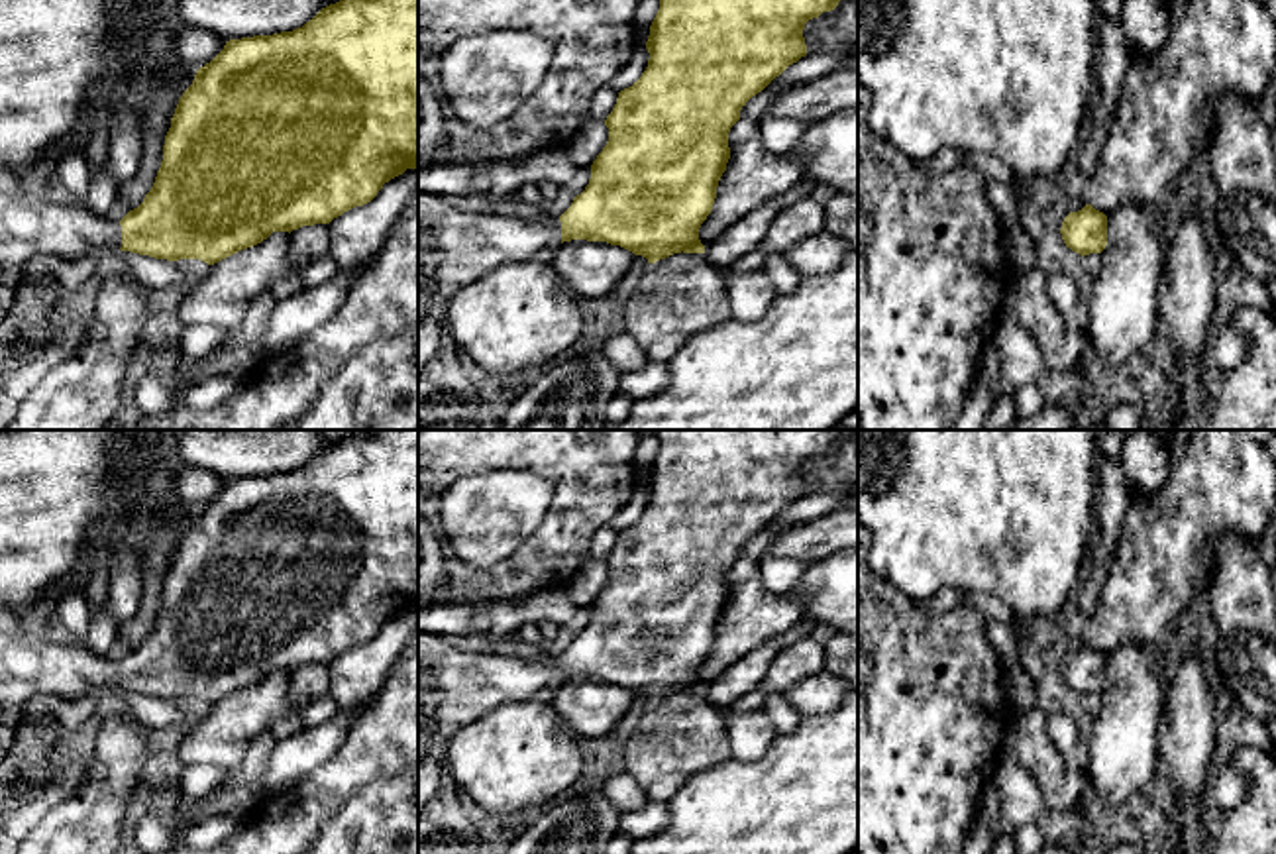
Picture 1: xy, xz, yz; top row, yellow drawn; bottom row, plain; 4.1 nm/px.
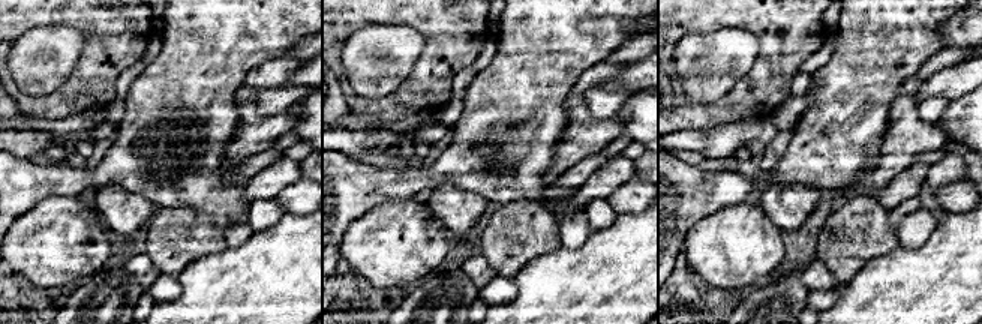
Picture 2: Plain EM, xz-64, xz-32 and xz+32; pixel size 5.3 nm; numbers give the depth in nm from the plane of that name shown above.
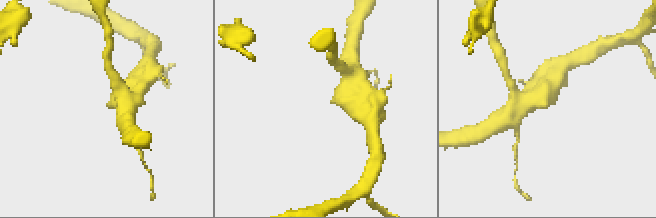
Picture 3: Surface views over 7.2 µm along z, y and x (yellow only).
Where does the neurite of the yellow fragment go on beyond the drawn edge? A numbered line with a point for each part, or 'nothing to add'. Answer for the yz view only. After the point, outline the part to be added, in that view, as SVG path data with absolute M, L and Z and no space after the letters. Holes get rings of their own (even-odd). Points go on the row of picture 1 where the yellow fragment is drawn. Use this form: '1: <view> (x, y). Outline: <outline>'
nothing to add

